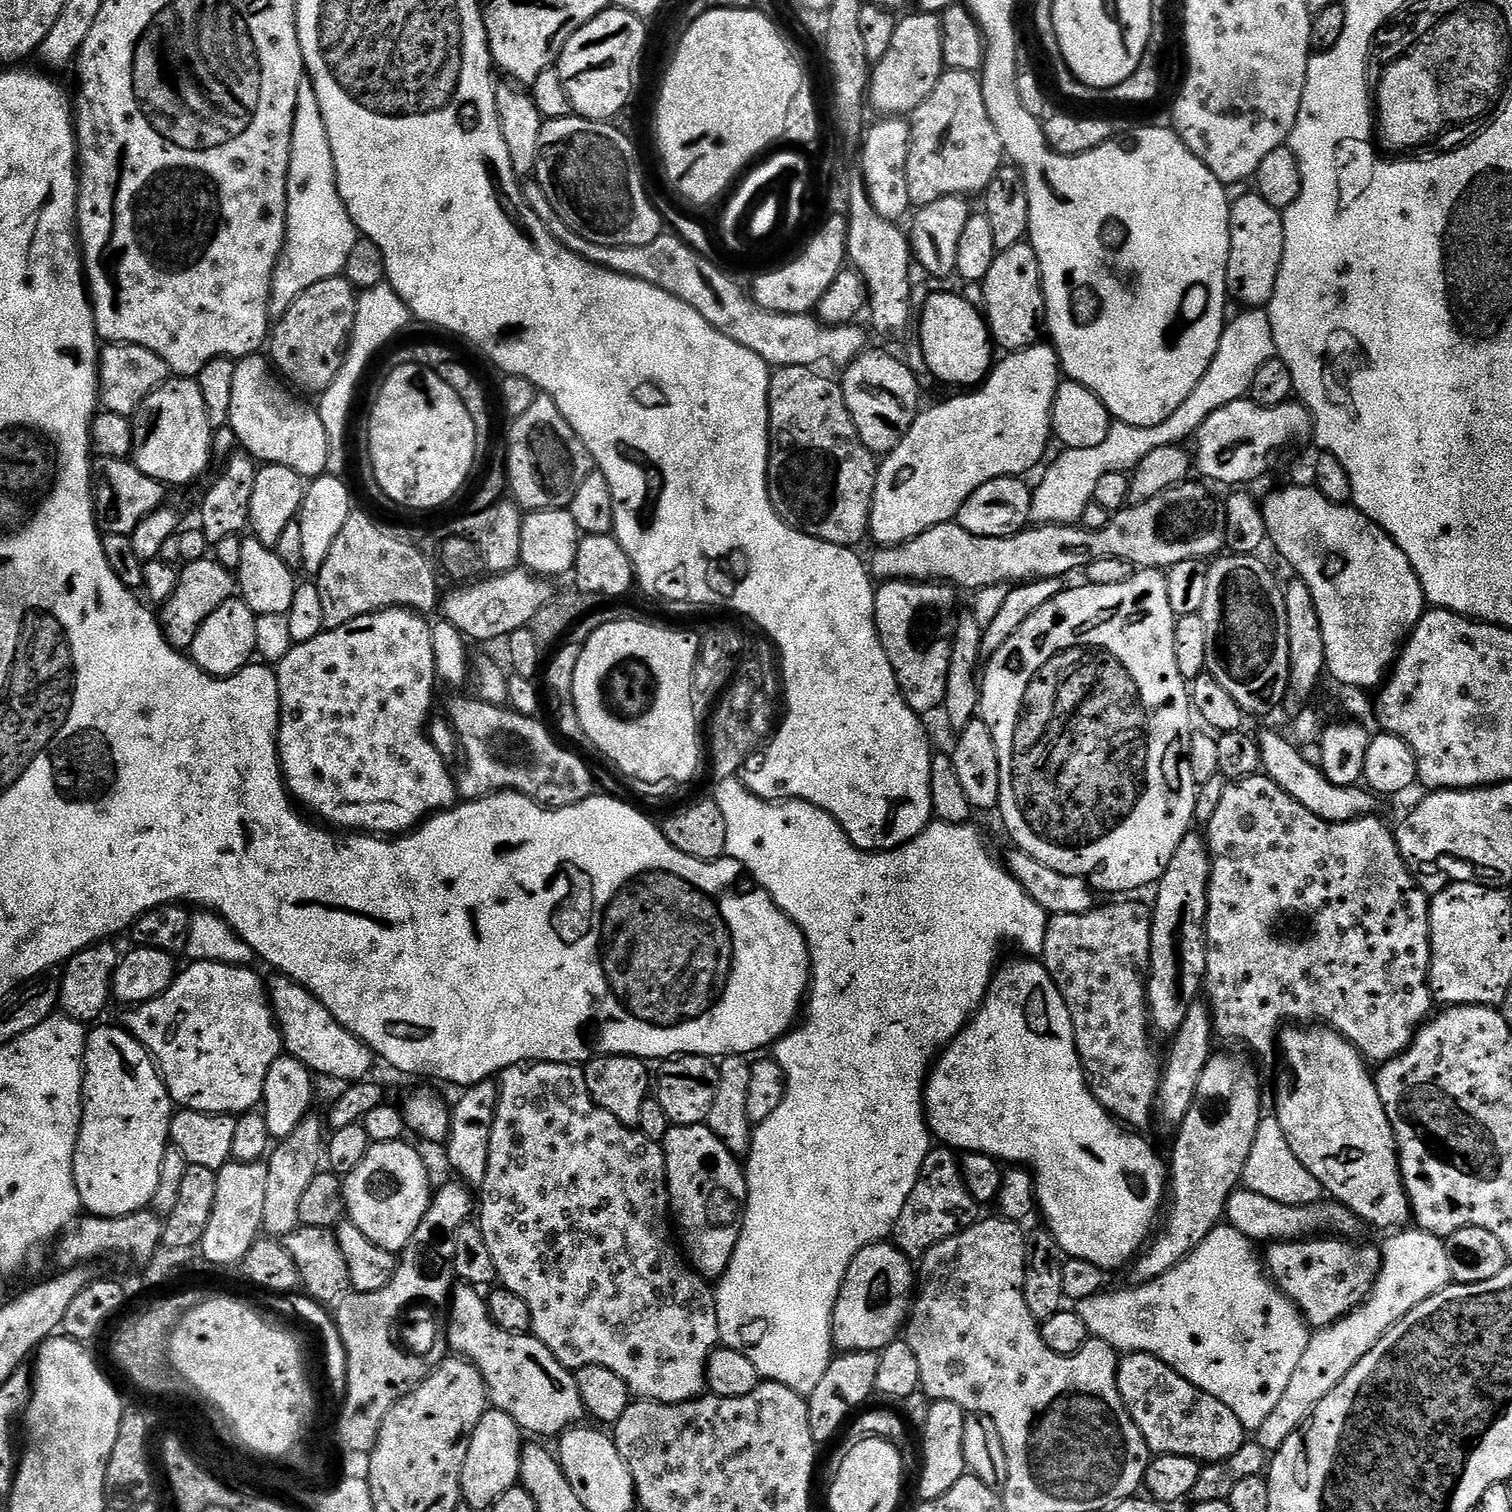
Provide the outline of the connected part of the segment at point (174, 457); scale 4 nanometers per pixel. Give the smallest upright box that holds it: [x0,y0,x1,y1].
[130,378,214,486]

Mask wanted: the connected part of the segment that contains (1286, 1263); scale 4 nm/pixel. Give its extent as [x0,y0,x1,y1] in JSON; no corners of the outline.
[1262,1238,1380,1329]

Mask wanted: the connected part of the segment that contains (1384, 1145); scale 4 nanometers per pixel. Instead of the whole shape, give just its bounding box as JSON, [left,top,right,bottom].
[1274,1026,1412,1230]

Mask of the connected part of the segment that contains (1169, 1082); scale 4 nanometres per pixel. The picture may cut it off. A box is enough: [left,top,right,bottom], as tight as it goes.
[1154,1002,1214,1126]

